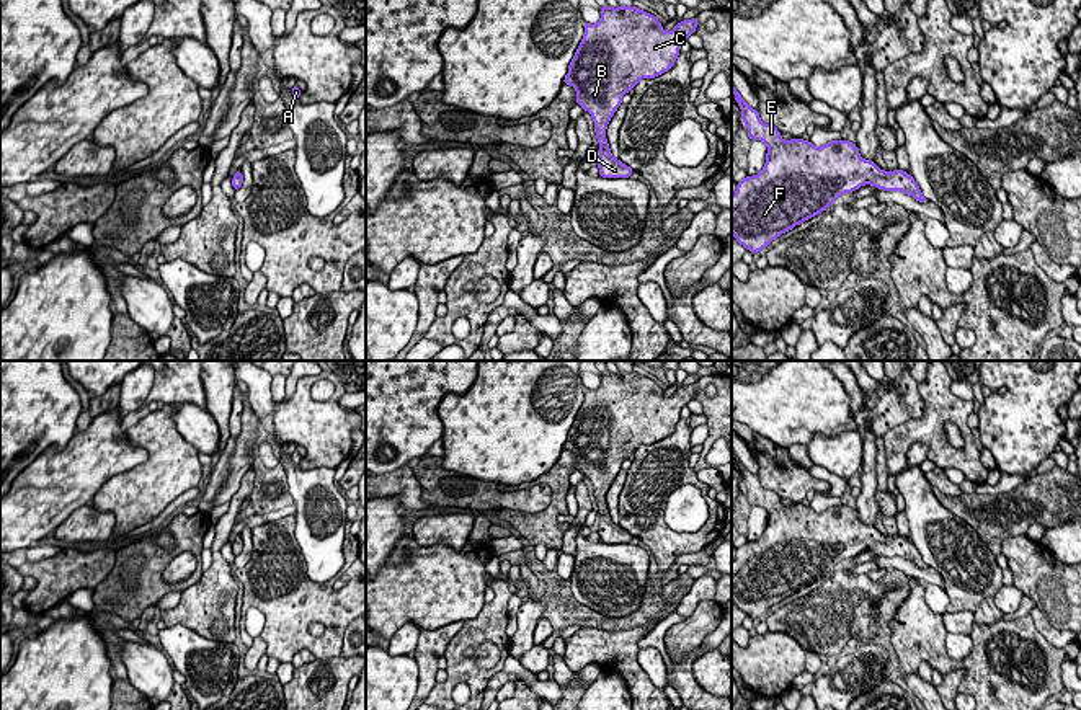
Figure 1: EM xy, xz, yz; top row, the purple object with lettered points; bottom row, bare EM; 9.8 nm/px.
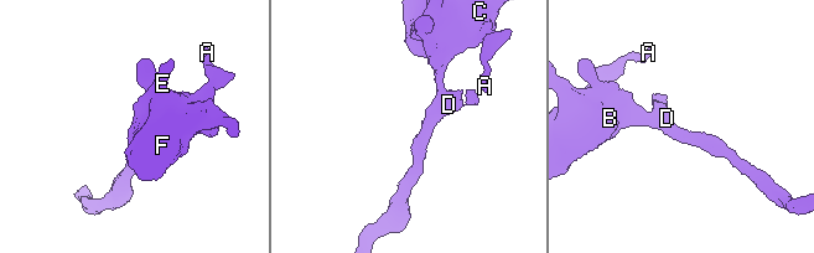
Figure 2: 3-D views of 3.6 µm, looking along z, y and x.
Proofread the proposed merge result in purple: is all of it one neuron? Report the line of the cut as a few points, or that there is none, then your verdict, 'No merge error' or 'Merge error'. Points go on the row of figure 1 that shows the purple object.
No split. No merge error

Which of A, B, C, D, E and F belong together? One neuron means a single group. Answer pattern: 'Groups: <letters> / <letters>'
Groups: A B C D E F

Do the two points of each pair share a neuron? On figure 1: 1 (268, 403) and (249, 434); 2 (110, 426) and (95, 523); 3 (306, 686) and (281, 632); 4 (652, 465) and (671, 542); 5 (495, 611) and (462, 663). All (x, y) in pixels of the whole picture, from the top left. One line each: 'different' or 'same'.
1: different
2: different
3: different
4: same
5: same

